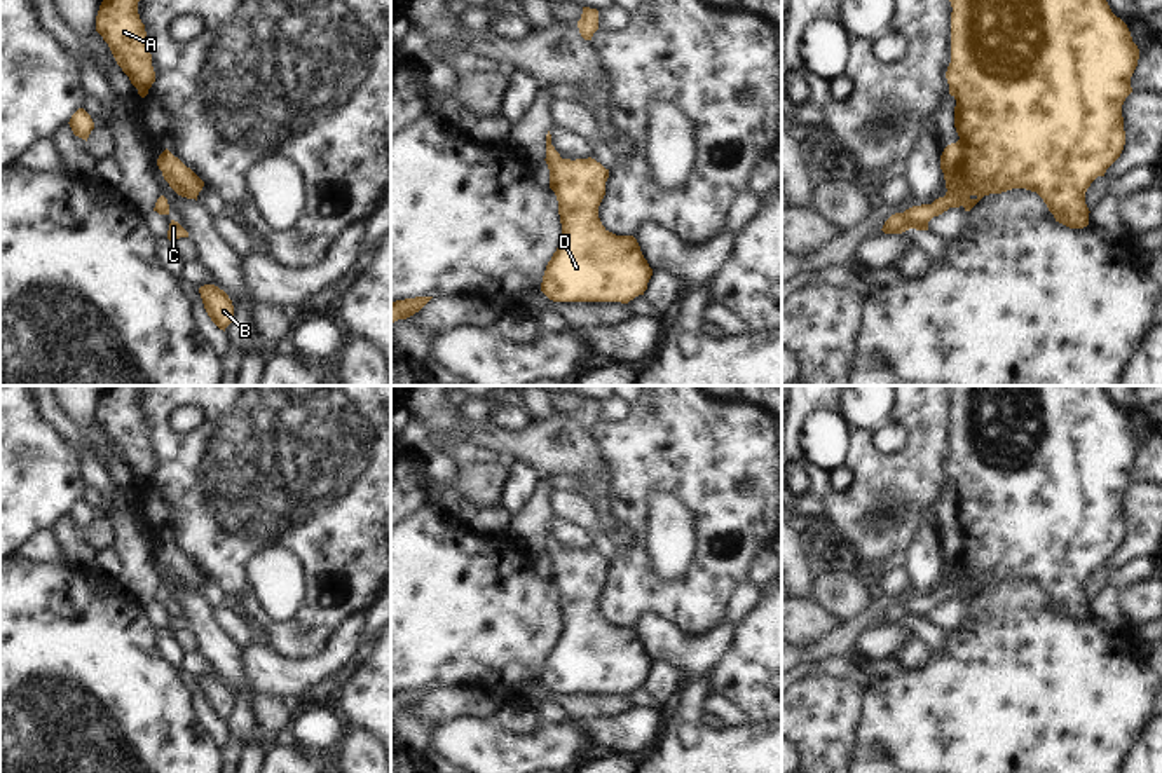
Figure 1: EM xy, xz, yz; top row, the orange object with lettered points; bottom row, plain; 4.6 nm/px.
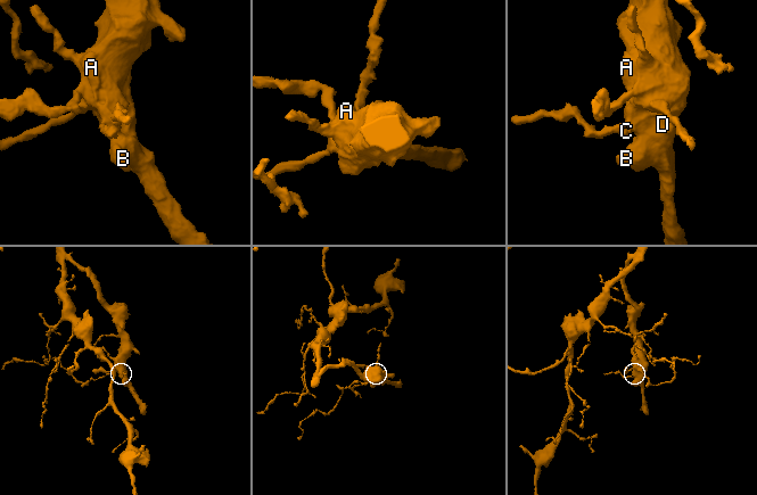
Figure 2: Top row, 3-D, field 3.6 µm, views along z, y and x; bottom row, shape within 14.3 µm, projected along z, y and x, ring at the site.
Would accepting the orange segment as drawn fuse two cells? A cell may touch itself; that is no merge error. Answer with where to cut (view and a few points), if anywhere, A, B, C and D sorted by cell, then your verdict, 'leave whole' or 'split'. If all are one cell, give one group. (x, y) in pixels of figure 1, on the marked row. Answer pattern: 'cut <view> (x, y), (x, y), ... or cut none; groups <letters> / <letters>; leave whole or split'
cut none; groups A B C D; leave whole

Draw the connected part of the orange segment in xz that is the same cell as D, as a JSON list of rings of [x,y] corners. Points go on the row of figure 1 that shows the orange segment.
[[[546,134],[546,164],[550,169],[550,188],[558,201],[562,239],[546,265],[541,291],[553,302],[621,302],[628,304],[644,295],[653,269],[644,258],[633,236],[609,232],[600,218],[598,206],[605,195],[609,169],[595,159],[562,159]]]

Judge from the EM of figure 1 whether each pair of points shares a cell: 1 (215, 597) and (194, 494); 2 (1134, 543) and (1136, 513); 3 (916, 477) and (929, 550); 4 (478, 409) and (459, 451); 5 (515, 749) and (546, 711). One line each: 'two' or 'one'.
1: two
2: one
3: two
4: one
5: two

